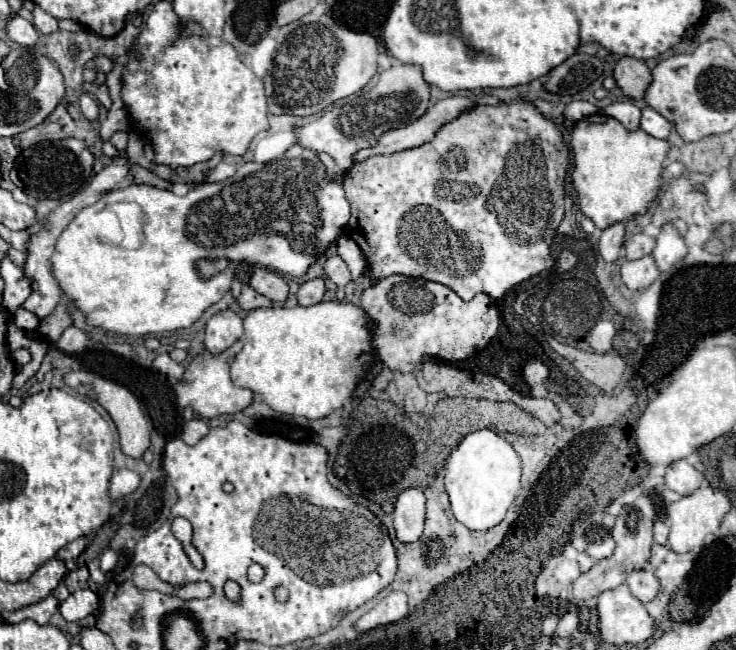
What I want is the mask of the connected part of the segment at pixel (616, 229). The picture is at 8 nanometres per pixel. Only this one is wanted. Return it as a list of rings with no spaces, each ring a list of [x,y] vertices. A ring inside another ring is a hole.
[[[614,223],[602,231],[598,249],[604,261],[616,261],[620,257],[622,241],[624,241],[624,223]]]

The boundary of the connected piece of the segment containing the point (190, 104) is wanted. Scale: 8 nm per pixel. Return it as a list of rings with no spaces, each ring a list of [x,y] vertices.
[[[172,3],[152,5],[146,29],[132,49],[140,49],[144,59],[124,65],[122,99],[154,145],[156,163],[174,169],[208,161],[216,151],[244,155],[252,137],[268,129],[262,79],[238,59],[232,45],[212,45],[208,37],[180,37]]]

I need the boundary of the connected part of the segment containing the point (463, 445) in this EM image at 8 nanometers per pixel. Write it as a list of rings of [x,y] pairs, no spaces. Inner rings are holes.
[[[490,429],[468,433],[446,461],[444,487],[456,521],[468,529],[490,529],[510,509],[520,487],[520,459],[512,445]]]

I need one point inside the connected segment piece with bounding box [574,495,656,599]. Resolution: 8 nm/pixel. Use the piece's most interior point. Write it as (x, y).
(633, 531)

